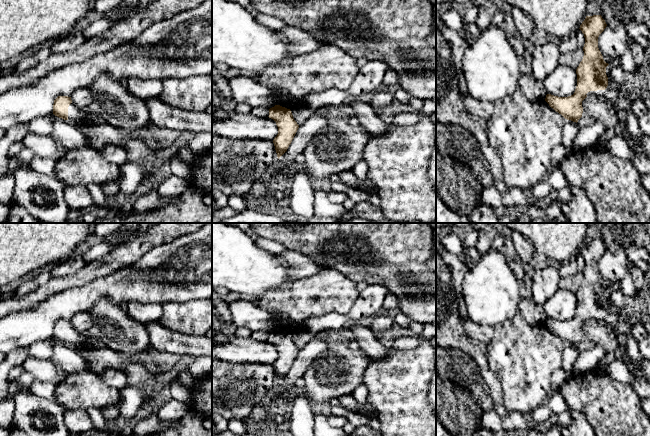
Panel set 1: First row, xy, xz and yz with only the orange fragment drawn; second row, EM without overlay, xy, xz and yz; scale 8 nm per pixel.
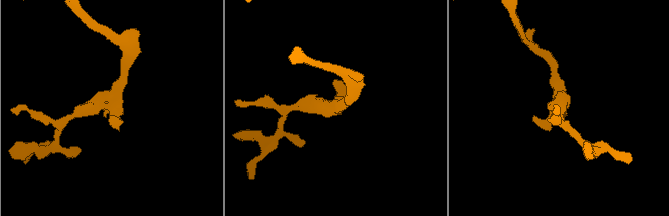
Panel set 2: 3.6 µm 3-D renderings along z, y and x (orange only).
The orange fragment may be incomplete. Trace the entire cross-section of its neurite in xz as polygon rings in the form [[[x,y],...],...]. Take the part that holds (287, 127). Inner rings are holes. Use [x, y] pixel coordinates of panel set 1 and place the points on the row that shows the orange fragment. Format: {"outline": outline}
{"outline": [[[280,105],[270,108],[268,117],[273,119],[278,127],[278,134],[273,143],[279,159],[287,151],[299,125],[294,120],[291,110]]]}

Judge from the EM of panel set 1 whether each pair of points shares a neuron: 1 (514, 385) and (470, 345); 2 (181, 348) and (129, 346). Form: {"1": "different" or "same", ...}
{"1": "different", "2": "different"}

